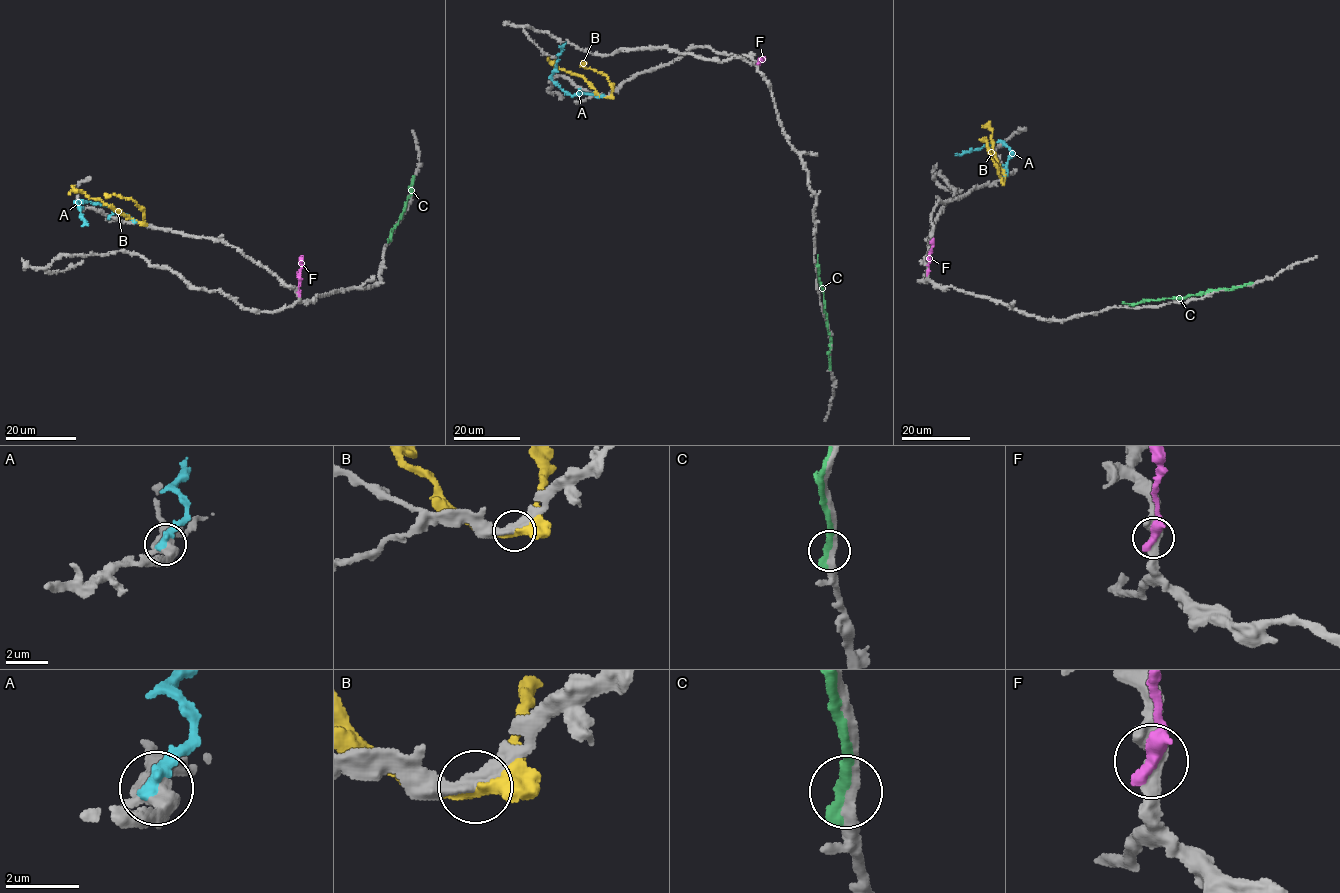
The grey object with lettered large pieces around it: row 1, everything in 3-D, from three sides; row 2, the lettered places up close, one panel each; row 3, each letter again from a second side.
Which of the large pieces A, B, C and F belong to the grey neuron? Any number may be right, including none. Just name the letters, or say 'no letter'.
no letter

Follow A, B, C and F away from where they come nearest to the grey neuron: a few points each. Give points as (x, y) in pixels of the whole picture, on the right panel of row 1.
A: (1004, 177), (1012, 153), (1002, 141), (955, 154)
B: (1004, 180), (1004, 174), (992, 152), (992, 131), (987, 125), (981, 126)
C: (1247, 285), (1178, 298), (1142, 300), (1134, 304), (1123, 302)
F: (928, 273), (933, 239)

